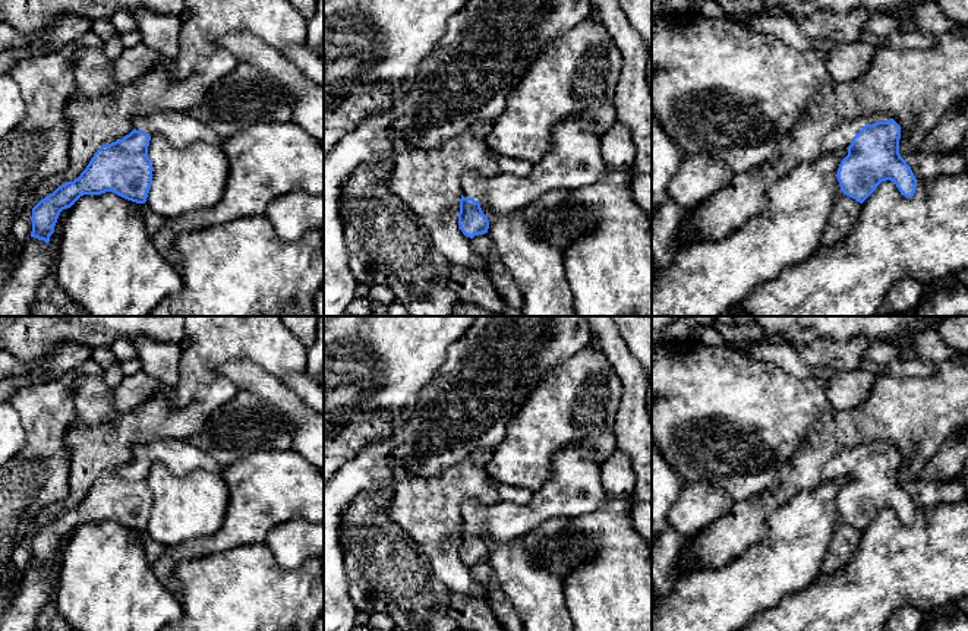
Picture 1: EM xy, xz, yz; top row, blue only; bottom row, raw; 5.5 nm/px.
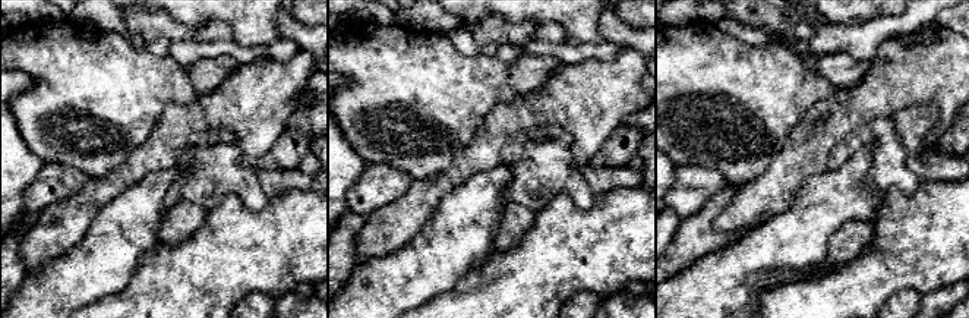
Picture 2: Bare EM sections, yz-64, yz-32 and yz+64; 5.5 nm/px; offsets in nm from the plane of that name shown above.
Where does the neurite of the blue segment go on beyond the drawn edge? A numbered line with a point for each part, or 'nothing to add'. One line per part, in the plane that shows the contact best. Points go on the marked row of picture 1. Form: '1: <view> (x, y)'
1: yz (839, 138)

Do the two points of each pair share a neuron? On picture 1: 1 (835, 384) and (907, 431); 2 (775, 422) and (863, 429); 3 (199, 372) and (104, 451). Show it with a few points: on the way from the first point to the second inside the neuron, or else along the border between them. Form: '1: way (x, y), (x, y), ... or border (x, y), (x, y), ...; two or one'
1: border (877, 375), (872, 393), (861, 403), (836, 412); two
2: border (836, 412), (823, 416), (814, 423), (794, 453); two
3: border (199, 387), (185, 406), (173, 407), (166, 400); two

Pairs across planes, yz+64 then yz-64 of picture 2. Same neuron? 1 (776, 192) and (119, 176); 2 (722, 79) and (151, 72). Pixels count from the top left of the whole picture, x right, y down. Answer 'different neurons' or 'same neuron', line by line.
1: same neuron
2: same neuron

